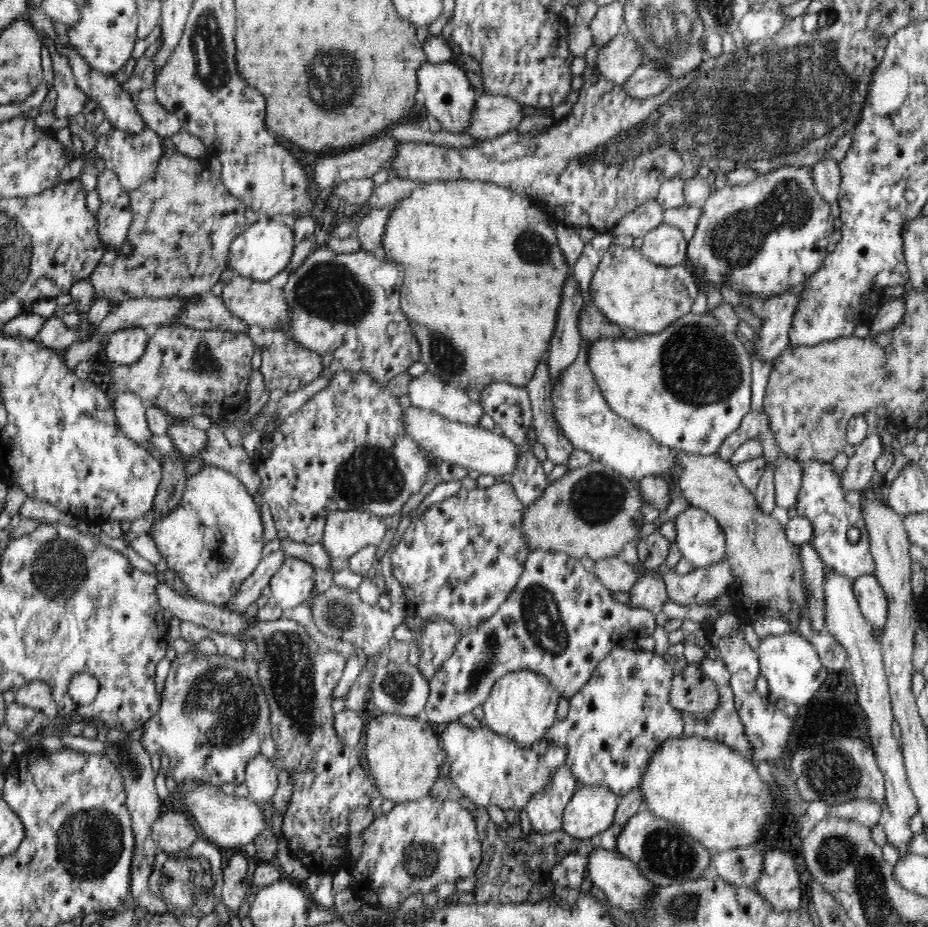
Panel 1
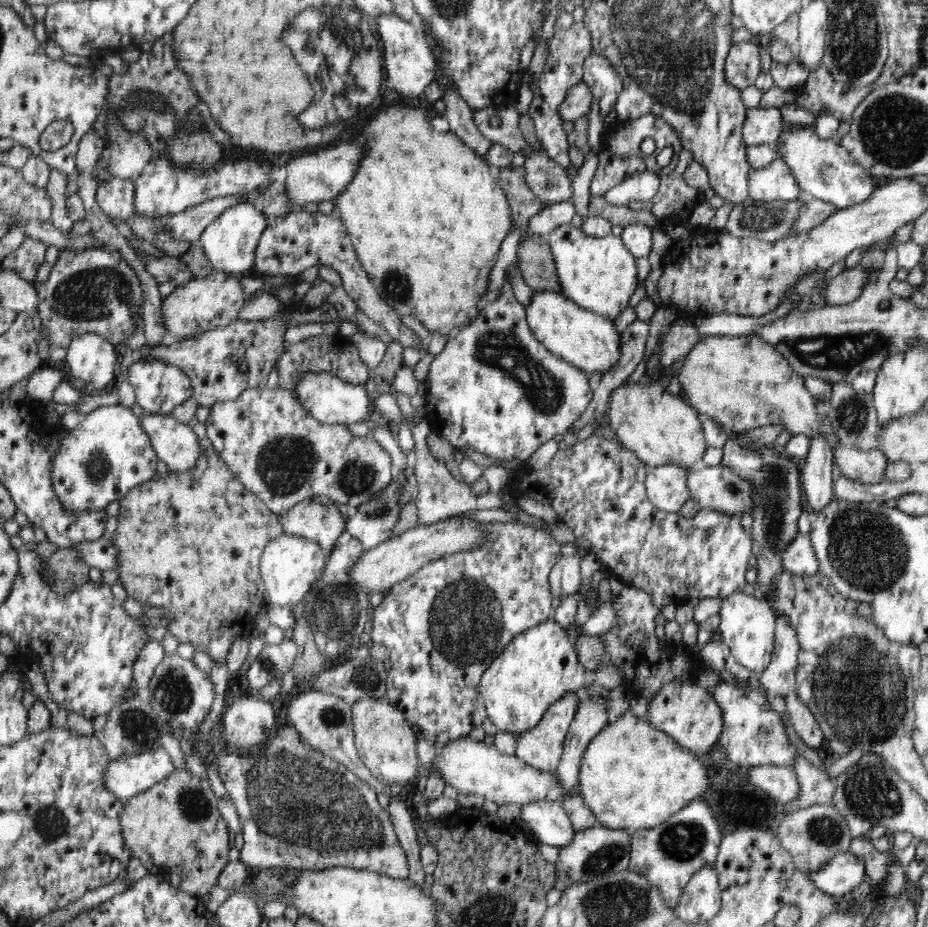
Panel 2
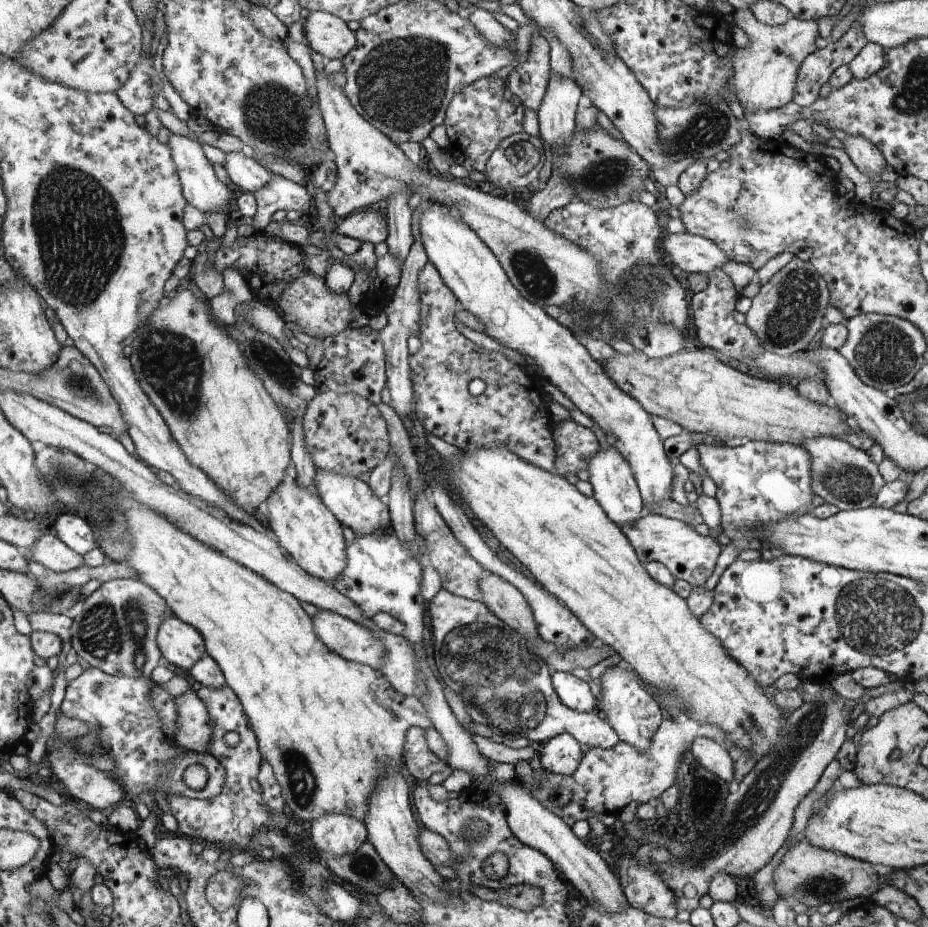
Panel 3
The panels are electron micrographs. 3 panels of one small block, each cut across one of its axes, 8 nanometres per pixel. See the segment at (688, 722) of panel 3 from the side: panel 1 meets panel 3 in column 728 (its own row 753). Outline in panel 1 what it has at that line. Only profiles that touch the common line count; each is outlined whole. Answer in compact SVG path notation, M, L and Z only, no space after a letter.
M707 654L700 662L701 669L708 679L714 682L719 694L719 705L711 719L694 719L690 717L690 713L683 716L683 736L684 737L702 737L703 739L718 741L726 744L726 746L740 752L742 756L747 759L751 757L750 741L746 737L744 725L738 716L738 711L735 707L735 696L730 683L730 671L726 667L726 663L721 658L716 657L714 654Z

